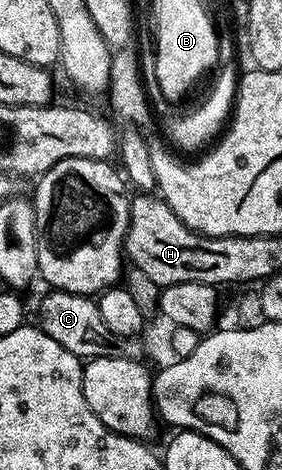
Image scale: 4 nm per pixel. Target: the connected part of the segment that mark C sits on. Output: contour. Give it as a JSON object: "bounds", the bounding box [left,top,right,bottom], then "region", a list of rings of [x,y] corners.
{"bounds":[37,289,142,361],"region":[[[53,289],[45,292],[47,295],[38,303],[37,326],[41,327],[52,341],[57,341],[68,349],[68,353],[78,356],[83,361],[108,357],[120,357],[121,359],[141,360],[142,347],[137,338],[122,339],[119,335],[111,335],[108,325],[100,318],[100,309],[97,302],[89,295],[77,295],[67,291]]]}

